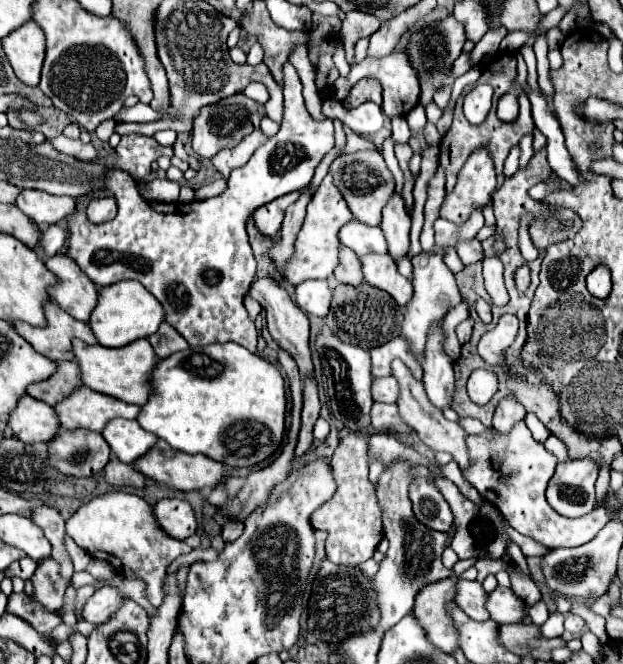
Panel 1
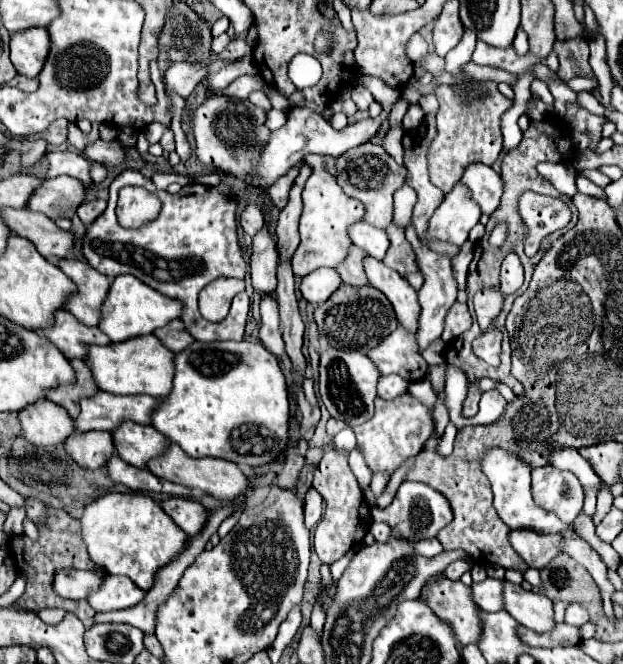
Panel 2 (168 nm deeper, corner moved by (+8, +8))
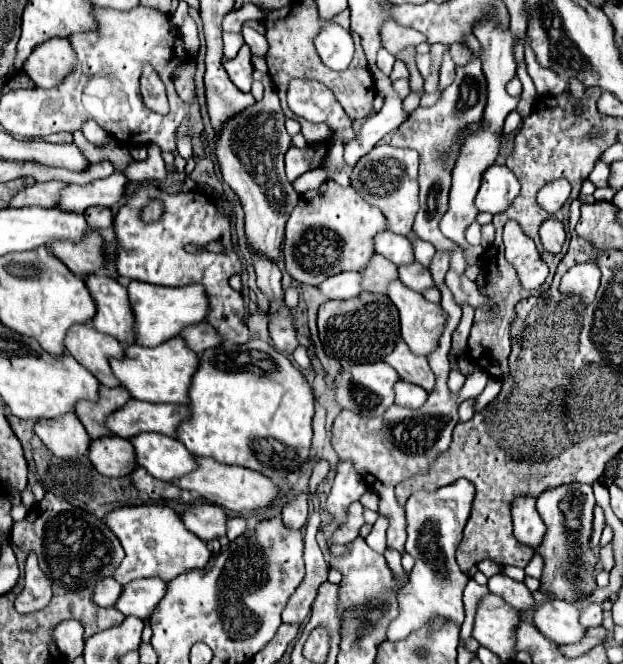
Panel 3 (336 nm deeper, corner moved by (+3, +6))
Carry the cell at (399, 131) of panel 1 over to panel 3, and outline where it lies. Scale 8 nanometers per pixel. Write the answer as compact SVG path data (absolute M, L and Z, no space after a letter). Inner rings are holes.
M380 50L378 52L378 68L386 74L386 76L390 76L390 72L392 72L392 66L394 66L394 56L388 52L388 50Z

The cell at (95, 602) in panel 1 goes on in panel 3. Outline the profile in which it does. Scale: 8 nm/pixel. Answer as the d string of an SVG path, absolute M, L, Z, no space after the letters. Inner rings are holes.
M156 578L132 580L132 584L124 586L114 608L124 616L148 618L156 608L156 604L162 600L164 590L166 590L166 584Z

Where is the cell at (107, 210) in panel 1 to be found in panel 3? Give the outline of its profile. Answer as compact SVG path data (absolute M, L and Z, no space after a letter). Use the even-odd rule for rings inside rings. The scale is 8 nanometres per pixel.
M92 206L84 212L86 222L90 226L90 230L100 230L100 228L108 228L112 226L112 212L110 208L100 208L100 206Z

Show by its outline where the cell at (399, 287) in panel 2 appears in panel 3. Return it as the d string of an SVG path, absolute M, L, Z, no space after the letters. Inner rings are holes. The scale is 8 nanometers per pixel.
M400 280L388 284L388 296L400 312L402 338L418 356L430 354L438 346L444 330L444 310L440 304L428 302L420 292L410 290Z

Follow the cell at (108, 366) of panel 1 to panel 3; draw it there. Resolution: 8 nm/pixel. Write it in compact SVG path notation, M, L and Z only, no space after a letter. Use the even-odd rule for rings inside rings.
M174 336L154 348L144 348L138 344L130 344L124 350L122 358L110 358L112 372L122 388L130 392L136 400L152 400L152 402L172 402L172 404L188 404L188 384L192 372L196 372L198 356L188 350L180 336Z

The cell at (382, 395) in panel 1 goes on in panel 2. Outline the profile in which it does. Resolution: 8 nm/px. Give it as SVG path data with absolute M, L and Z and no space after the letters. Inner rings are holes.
M395 374L391 376L381 376L379 378L379 384L377 384L377 392L383 400L393 400L393 398L399 398L403 394L409 392L409 384L405 382L405 378L399 378Z

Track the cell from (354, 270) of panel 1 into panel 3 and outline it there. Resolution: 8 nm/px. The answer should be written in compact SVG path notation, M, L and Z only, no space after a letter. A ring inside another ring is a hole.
M374 254L368 266L360 270L360 274L362 274L362 290L368 292L386 292L388 282L392 282L392 278L398 278L396 264L392 264L380 254Z

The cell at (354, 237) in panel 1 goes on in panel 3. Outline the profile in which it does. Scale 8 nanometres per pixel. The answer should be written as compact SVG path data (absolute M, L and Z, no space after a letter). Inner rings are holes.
M384 230L374 238L374 250L390 262L394 262L396 266L410 264L414 260L412 242L406 236L396 236L390 230Z

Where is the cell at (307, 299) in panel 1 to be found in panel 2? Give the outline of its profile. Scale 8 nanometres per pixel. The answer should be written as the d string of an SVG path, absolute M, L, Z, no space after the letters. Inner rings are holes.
M319 268L303 278L301 294L307 302L323 304L341 284L343 280L339 278L335 268Z

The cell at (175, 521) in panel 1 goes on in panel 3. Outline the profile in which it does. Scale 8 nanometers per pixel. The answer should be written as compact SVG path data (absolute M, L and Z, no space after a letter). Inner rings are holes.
M200 502L192 504L190 508L184 510L182 522L190 532L194 532L200 540L208 542L214 540L222 534L226 534L226 514L220 506Z

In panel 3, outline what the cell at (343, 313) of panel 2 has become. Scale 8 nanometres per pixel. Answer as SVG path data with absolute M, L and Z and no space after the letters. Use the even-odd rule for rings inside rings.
M362 292L350 300L328 300L318 310L318 330L320 340L328 356L346 360L350 364L356 362L378 362L382 360L400 338L400 324L396 306L390 302L386 294L370 294Z

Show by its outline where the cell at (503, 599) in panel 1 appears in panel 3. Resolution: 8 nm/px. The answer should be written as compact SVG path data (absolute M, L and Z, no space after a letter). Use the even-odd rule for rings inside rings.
M544 598L534 608L534 626L556 644L574 644L584 636L584 626L578 622L578 608L558 598Z

